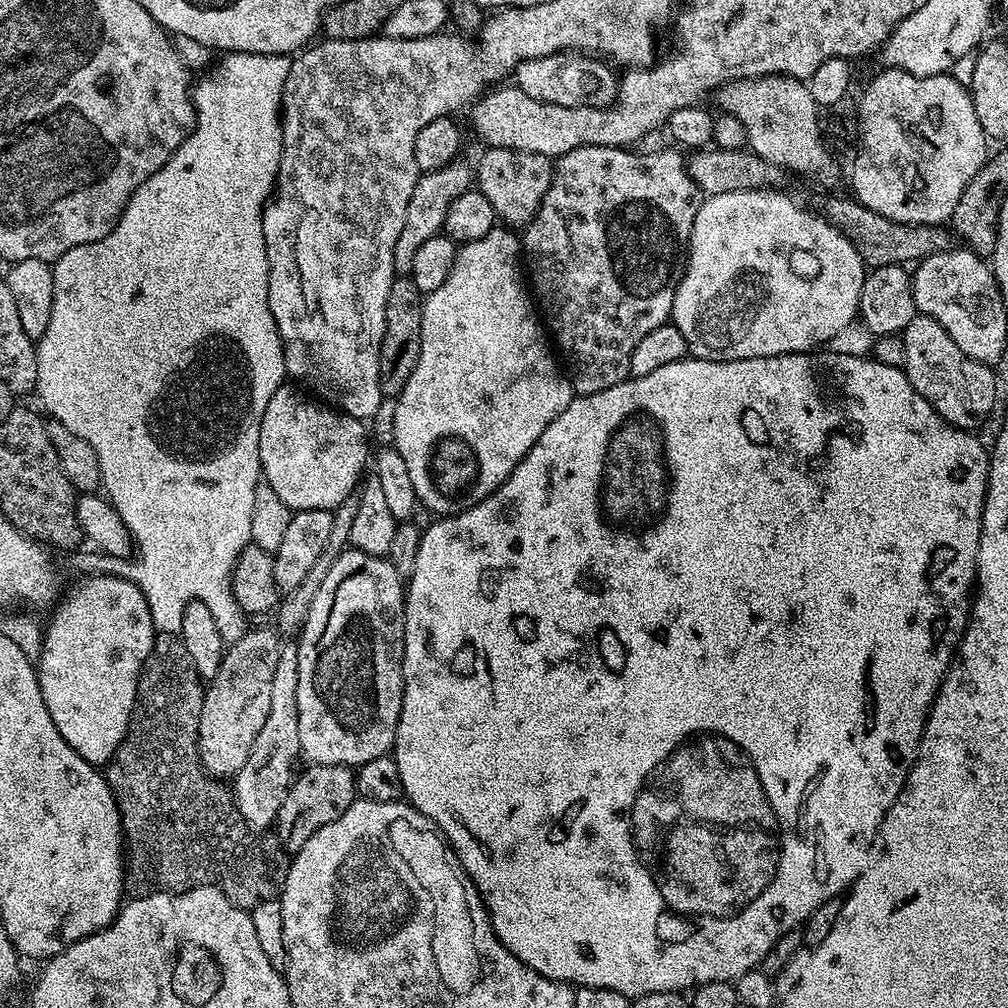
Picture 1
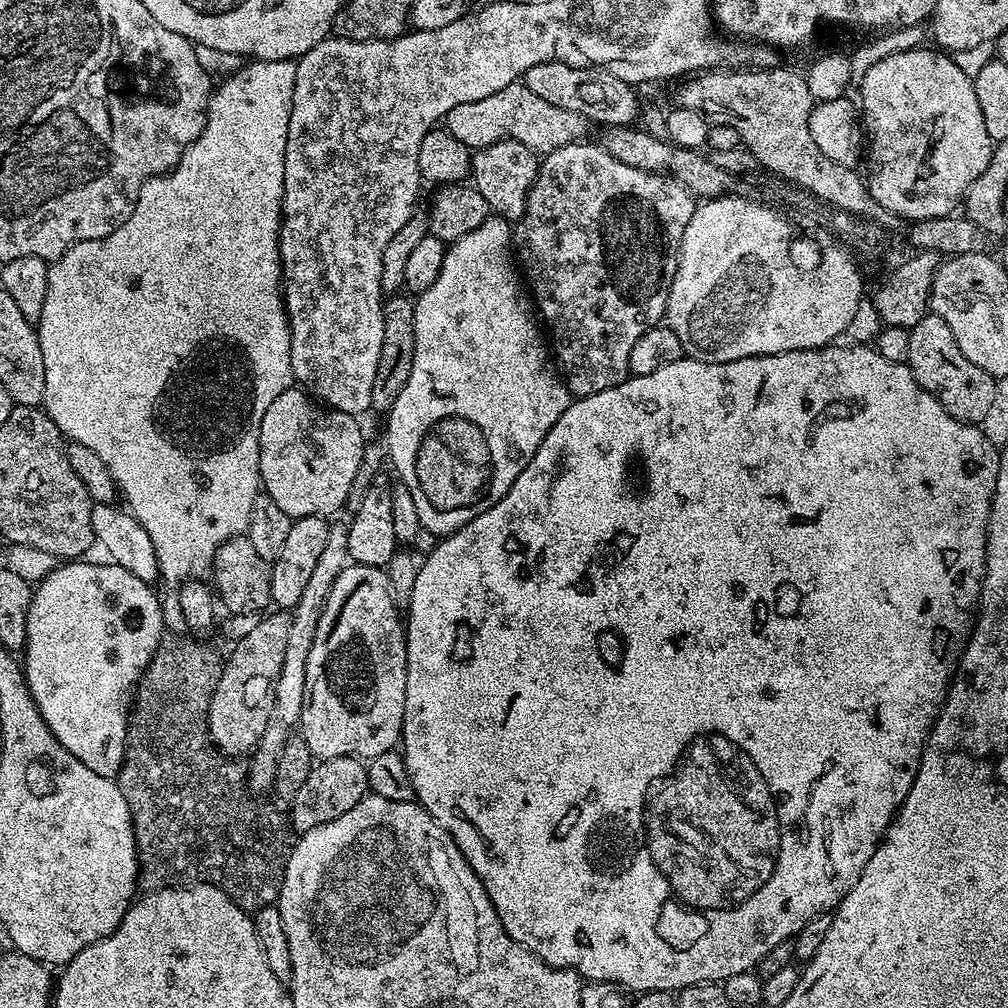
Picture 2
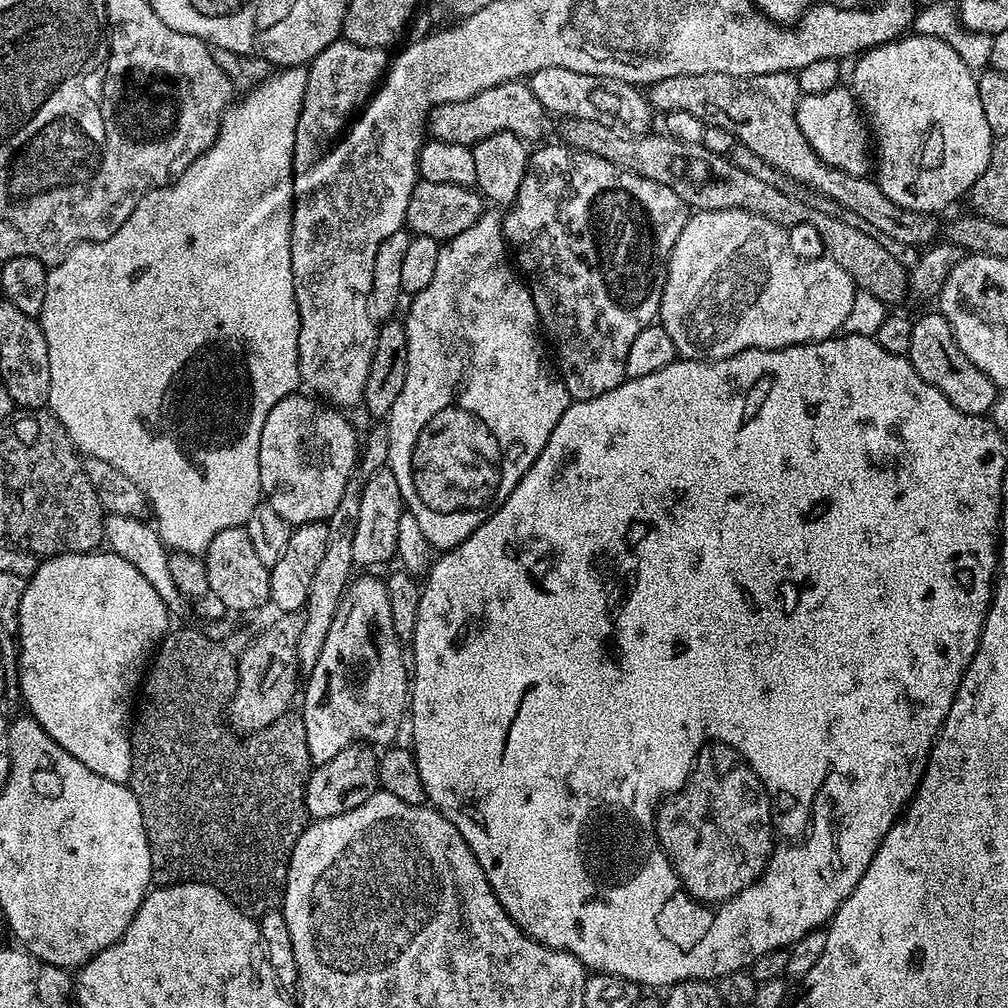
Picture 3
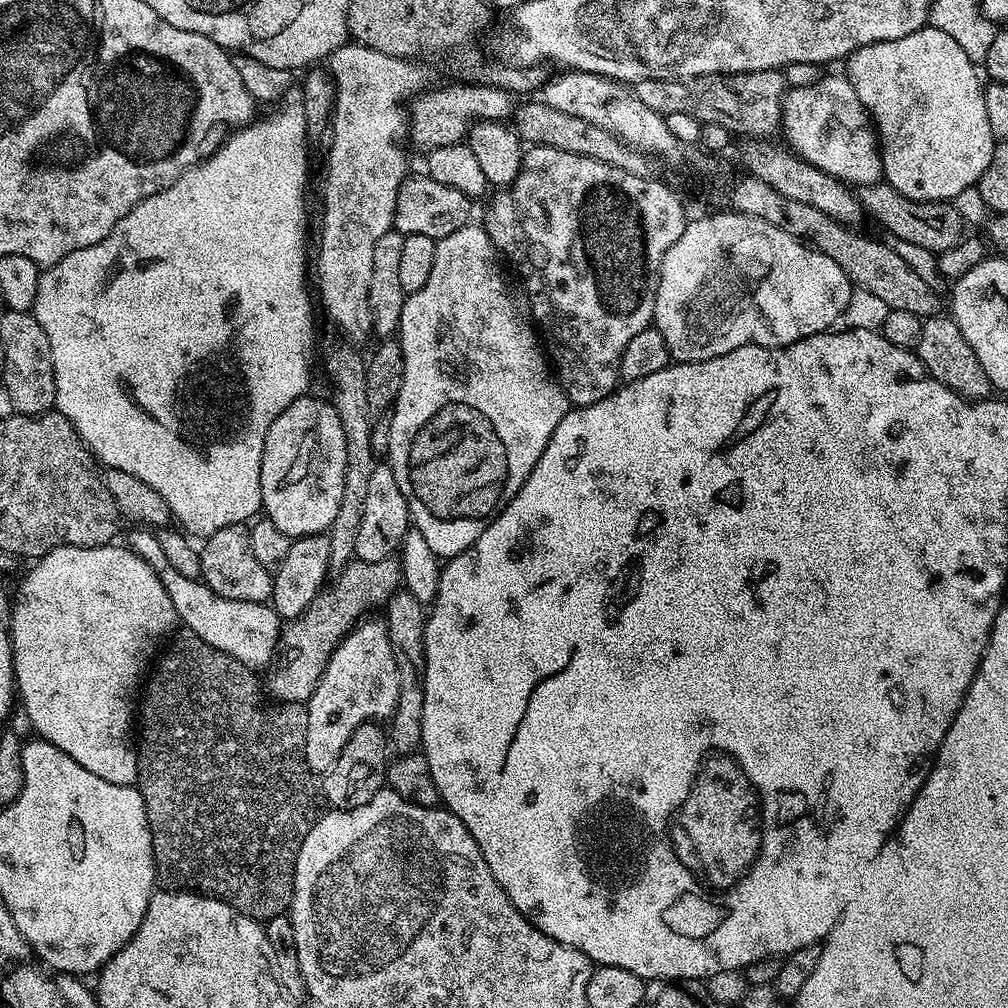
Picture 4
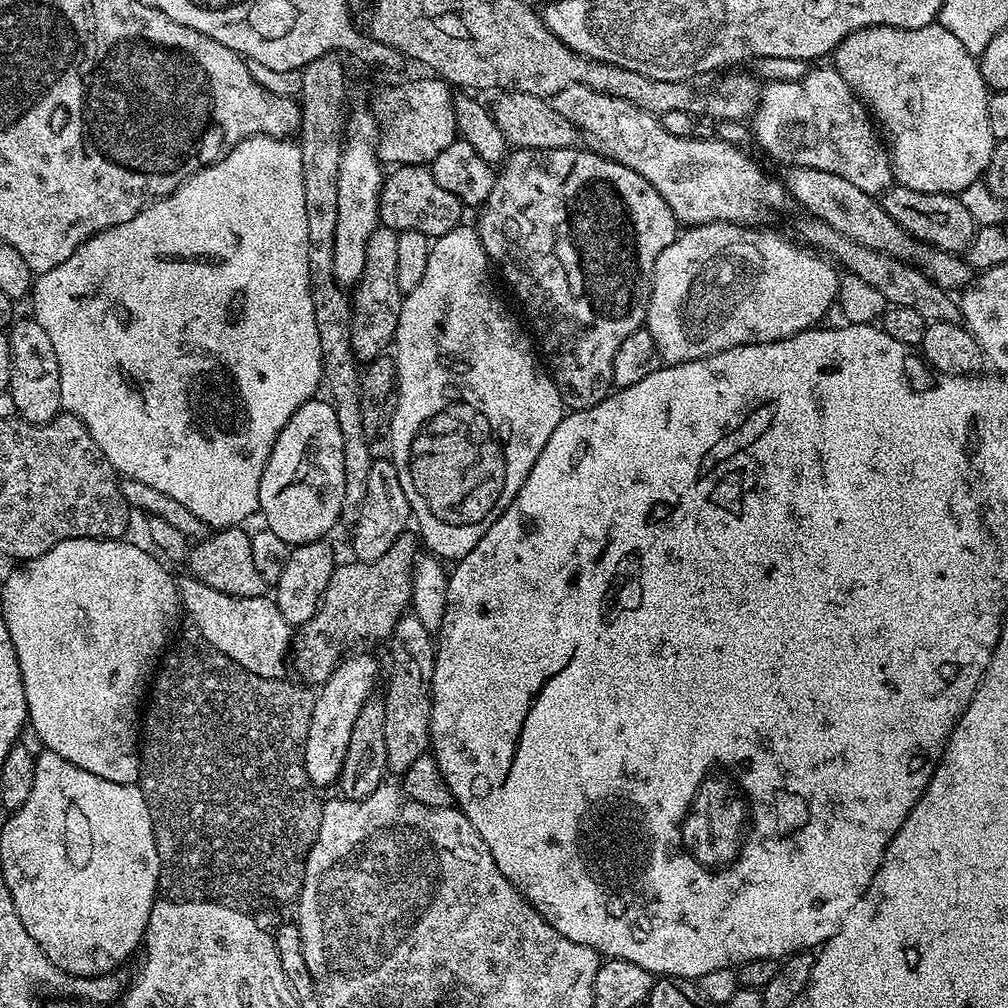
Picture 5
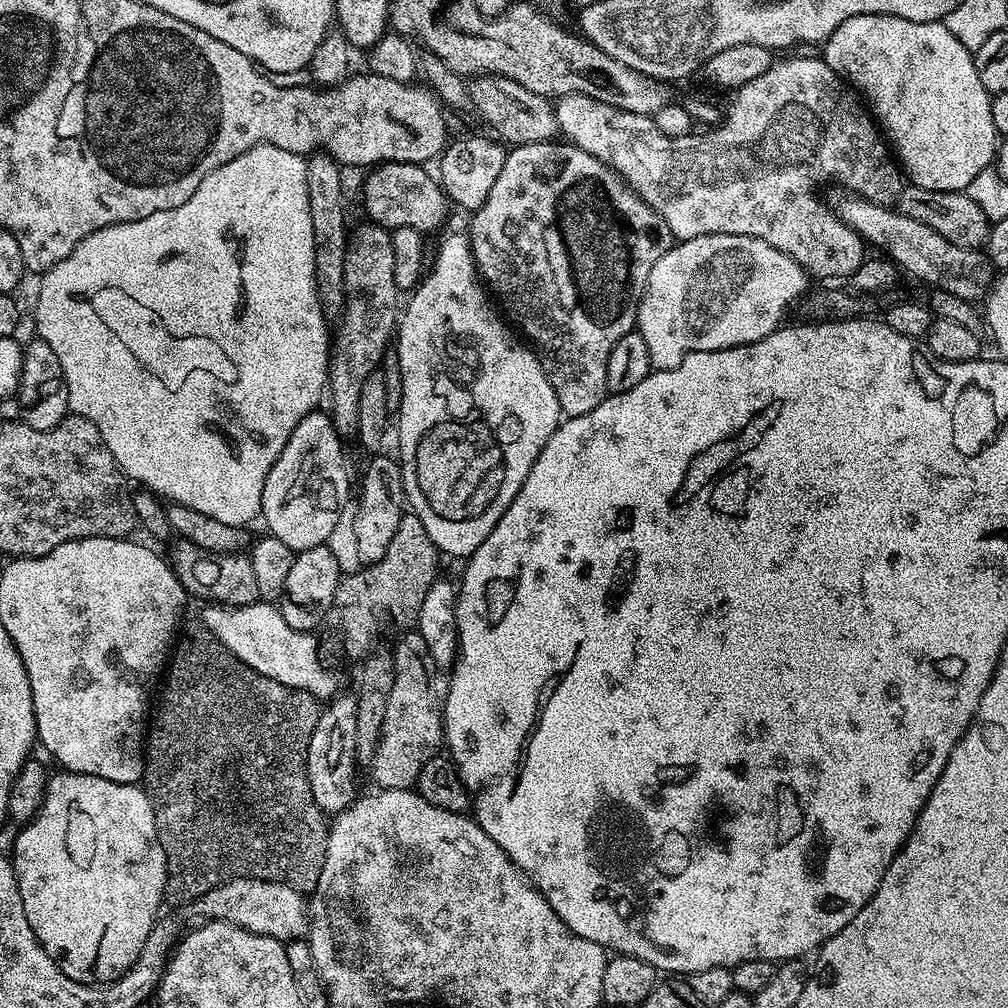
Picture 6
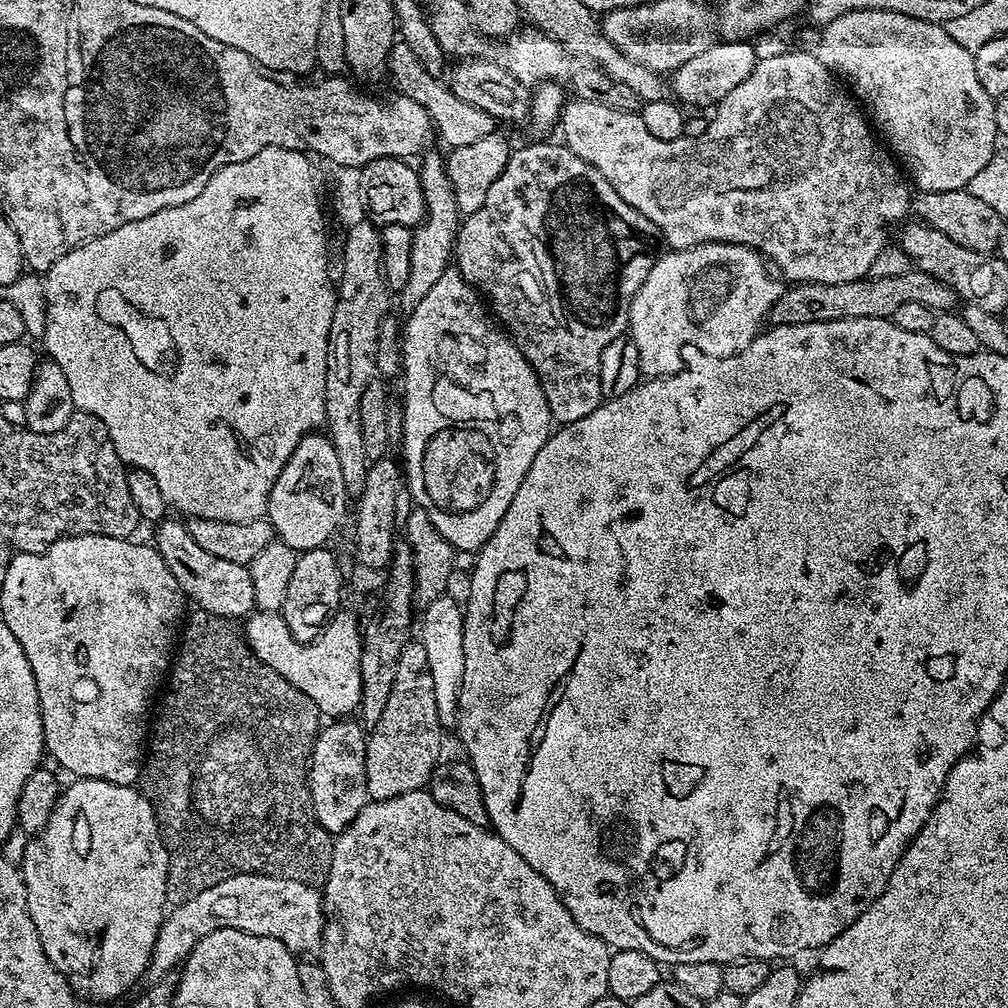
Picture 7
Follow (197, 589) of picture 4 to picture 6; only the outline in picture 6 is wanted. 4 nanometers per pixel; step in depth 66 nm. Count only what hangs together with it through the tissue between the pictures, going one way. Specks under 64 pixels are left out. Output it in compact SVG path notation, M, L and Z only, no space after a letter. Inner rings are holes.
M257 602L237 608L209 603L205 608L208 608L204 612L206 631L243 664L258 670L258 674L266 674L266 678L274 678L274 682L309 692L321 702L331 701L341 691L339 678L320 661L315 635L286 626L286 618L282 618L275 603Z

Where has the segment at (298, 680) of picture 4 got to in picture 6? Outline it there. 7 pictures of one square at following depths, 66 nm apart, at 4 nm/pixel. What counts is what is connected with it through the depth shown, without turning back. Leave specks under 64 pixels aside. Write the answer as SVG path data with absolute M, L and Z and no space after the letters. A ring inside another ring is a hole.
M405 511L402 522L398 522L398 530L394 533L394 542L390 542L390 550L386 550L382 559L367 566L357 567L357 572L352 572L349 576L348 573L341 575L340 582L336 585L330 621L332 620L341 642L344 643L345 654L363 658L373 651L372 640L378 639L391 624L397 624L400 630L415 625L422 598L426 598L426 590L430 590L432 583L438 579L439 572L436 571L440 568L440 560L442 561L442 554L436 549L434 542L430 542L430 534L426 534L420 519L415 512Z

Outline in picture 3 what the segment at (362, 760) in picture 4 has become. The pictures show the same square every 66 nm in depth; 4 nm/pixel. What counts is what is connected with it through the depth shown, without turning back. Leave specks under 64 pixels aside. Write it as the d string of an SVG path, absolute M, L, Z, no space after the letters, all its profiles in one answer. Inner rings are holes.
M363 743L351 744L329 764L321 764L308 778L304 806L313 821L329 820L362 806L380 788L377 753Z

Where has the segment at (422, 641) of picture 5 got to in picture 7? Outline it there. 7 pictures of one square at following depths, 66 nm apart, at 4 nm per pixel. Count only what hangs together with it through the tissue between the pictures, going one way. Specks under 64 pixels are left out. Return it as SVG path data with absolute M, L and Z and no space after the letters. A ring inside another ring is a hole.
M409 642L398 657L398 674L394 674L394 687L390 690L390 699L382 709L382 718L371 725L366 739L366 790L369 801L389 800L402 794L427 789L436 765L442 760L440 743L443 742L442 725L438 718L438 702L434 702L434 678L430 678L430 658L422 650L419 642Z

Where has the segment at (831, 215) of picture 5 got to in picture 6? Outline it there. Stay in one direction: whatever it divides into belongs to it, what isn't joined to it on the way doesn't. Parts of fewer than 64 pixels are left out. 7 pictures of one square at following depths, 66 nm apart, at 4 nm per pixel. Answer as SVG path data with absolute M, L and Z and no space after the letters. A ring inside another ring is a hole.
M839 186L830 188L826 202L843 224L854 229L867 245L884 253L901 270L930 285L931 289L946 291L968 302L981 301L987 295L994 278L994 269L987 257L977 249L954 246L942 234L922 222L908 218L899 210L864 199L859 193Z

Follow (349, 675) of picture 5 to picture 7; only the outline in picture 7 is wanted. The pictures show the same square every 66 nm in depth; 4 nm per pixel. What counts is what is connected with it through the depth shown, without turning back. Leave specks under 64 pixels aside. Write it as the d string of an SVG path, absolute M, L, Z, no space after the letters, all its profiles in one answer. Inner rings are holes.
M352 718L333 719L316 734L308 766L308 789L316 820L328 832L345 832L354 818L358 818L364 805L369 803L366 790L367 745L365 729Z

